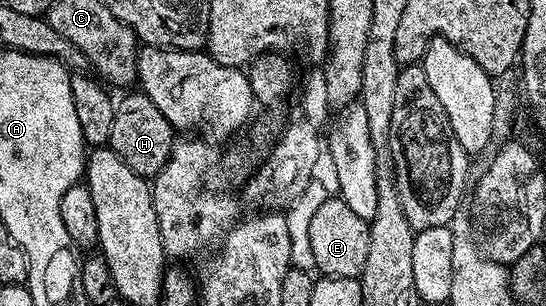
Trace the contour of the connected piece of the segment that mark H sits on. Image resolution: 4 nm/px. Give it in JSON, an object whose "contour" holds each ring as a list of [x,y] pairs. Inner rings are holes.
{"contour":[[[140,90],[133,91],[125,94],[130,96],[116,101],[108,147],[112,148],[115,154],[119,154],[119,158],[123,158],[123,162],[127,162],[127,166],[131,166],[135,174],[152,178],[161,173],[169,161],[175,143],[175,129],[171,122],[167,122],[167,118],[163,118],[159,106],[155,106],[151,98],[147,98]]]}

